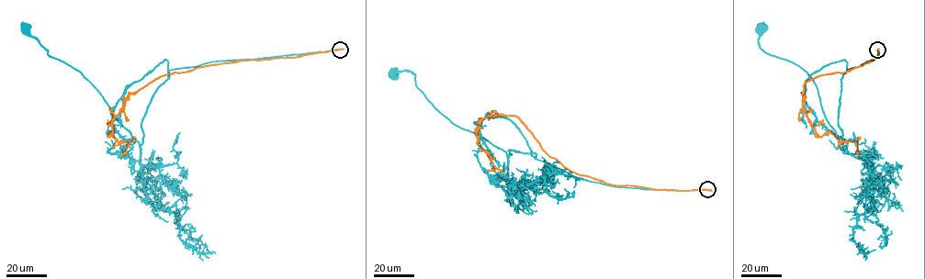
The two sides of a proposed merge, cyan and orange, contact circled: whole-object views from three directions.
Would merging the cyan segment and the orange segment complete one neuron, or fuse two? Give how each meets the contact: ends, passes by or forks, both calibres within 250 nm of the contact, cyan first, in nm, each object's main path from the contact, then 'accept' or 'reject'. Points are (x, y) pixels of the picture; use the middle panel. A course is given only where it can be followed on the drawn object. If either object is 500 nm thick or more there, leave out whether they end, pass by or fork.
cyan passes by; orange passes by; calibres 200 and 300 nm; course cyan (706, 189), (613, 186), (575, 177), (535, 152), (510, 150), (507, 155), (441, 114), (410, 71), (392, 74); course orange (706, 189), (613, 185), (577, 174), (551, 157), (513, 116), (487, 116), (476, 129), (494, 166), (489, 170); reject

